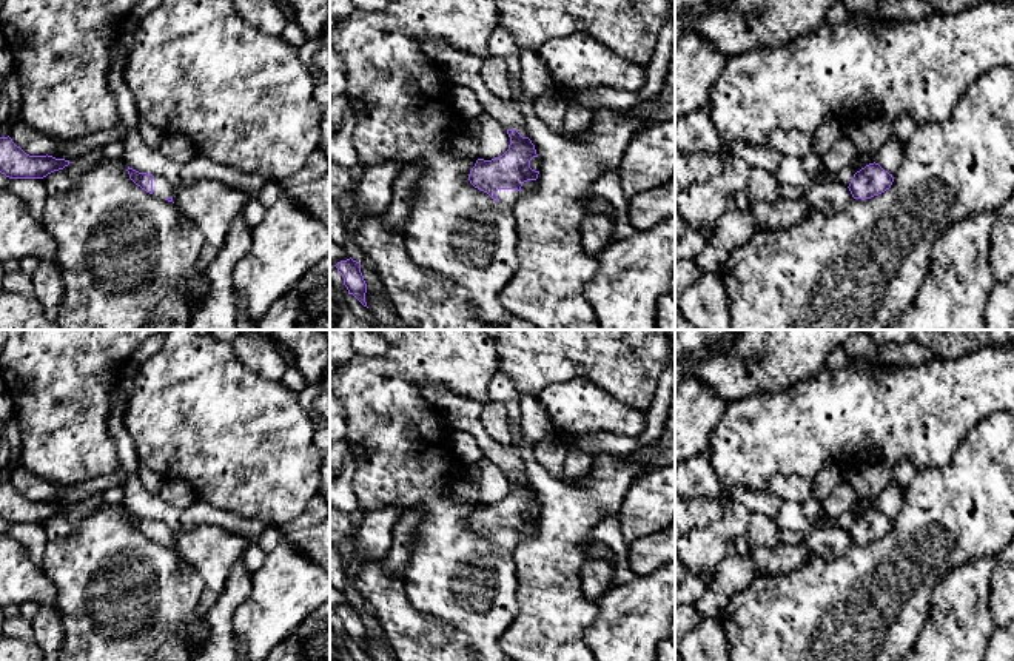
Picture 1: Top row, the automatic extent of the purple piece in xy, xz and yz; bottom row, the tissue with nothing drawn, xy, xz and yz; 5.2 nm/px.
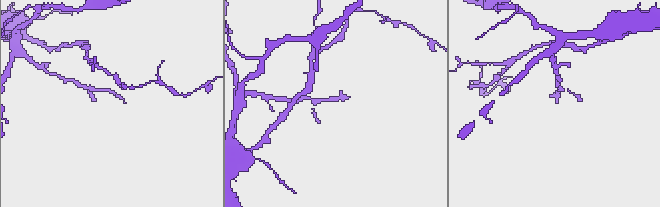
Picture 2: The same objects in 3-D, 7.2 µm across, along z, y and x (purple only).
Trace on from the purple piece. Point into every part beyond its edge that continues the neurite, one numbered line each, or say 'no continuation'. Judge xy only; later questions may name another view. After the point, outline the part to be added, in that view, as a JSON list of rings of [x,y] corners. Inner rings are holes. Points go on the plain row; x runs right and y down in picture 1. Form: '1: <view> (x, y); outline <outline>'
1: xy (162, 533); outline [[[154,521],[153,524],[153,541],[162,545],[174,541],[173,530],[162,521]]]

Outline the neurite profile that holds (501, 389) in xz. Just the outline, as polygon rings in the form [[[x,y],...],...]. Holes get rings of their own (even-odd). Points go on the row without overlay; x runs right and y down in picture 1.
[[[498,371],[489,385],[489,401],[505,404],[509,401],[519,401],[519,398],[521,393],[512,379],[507,374]]]

